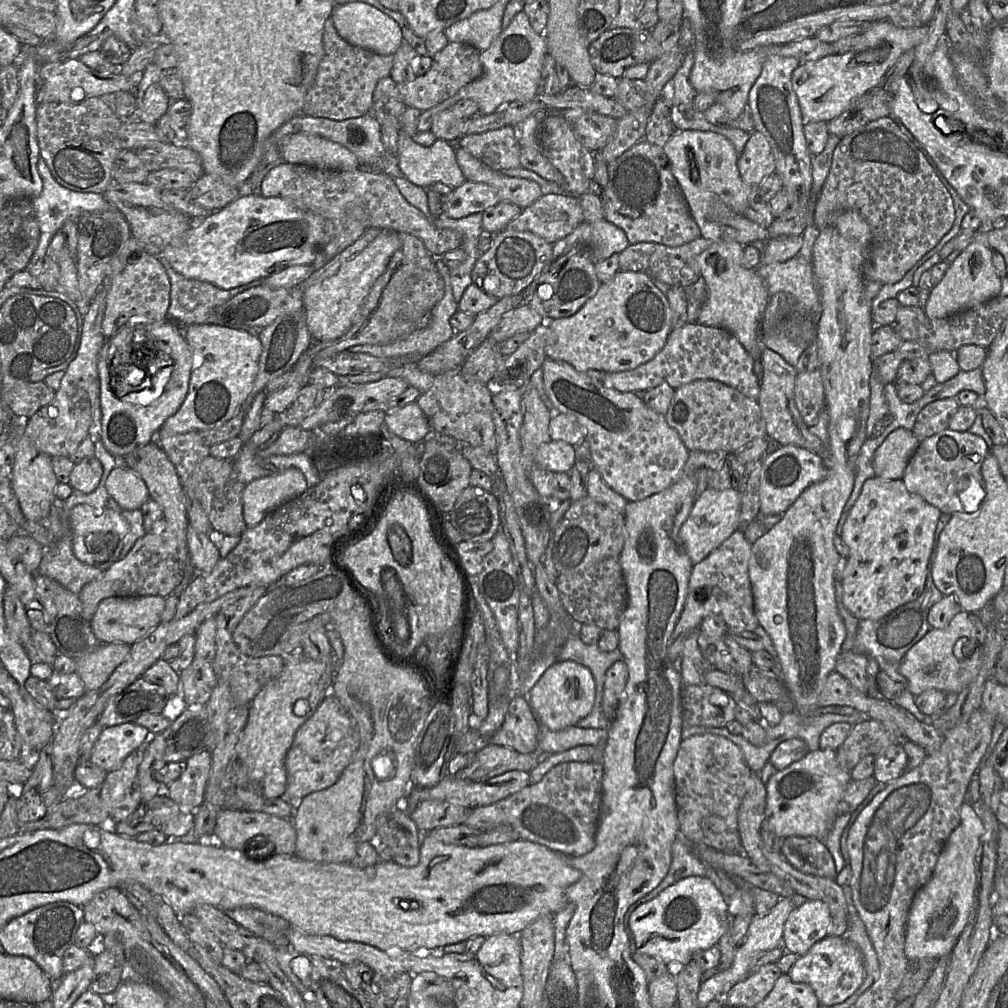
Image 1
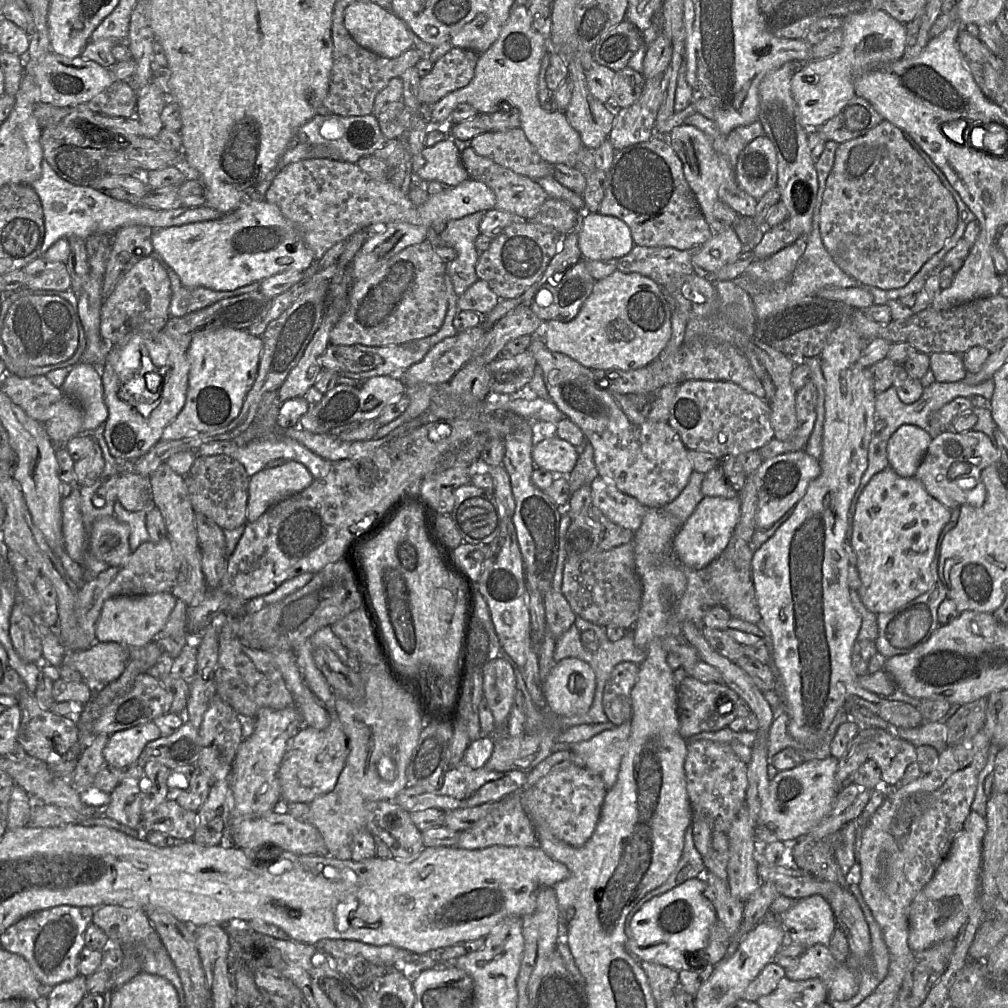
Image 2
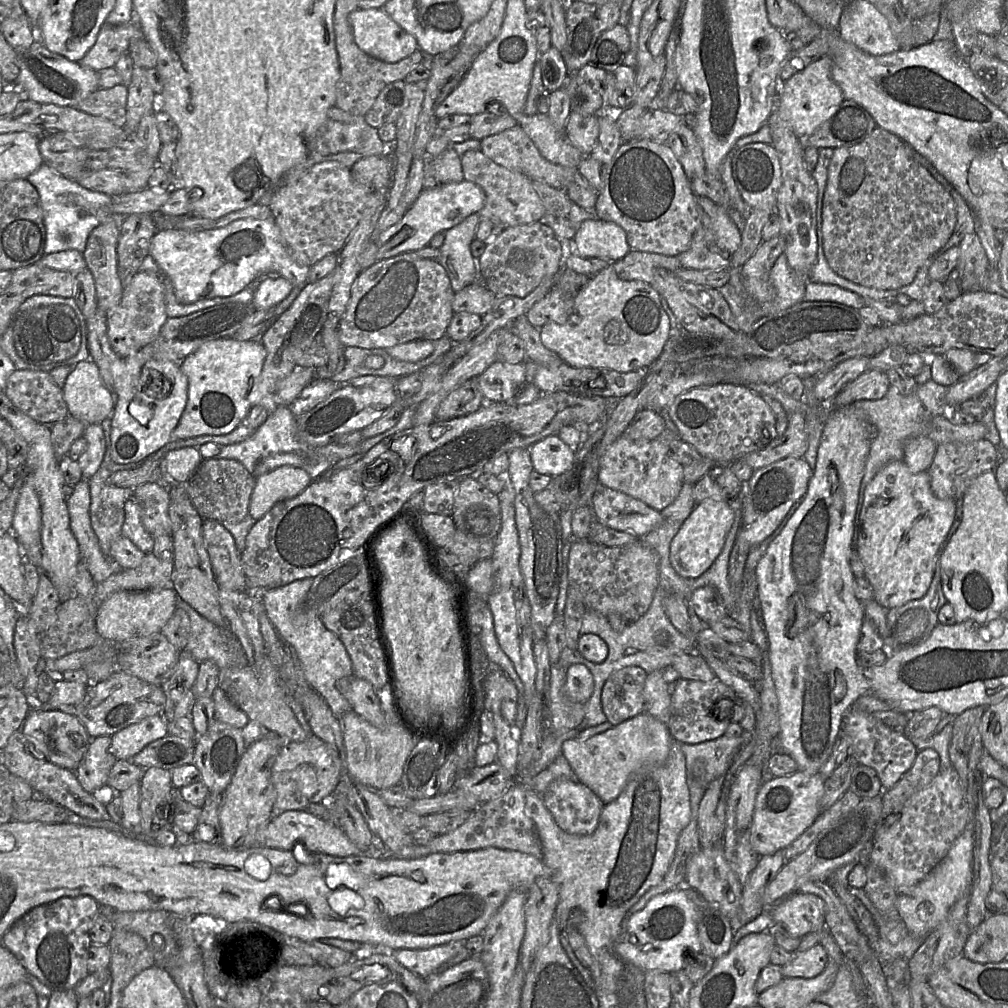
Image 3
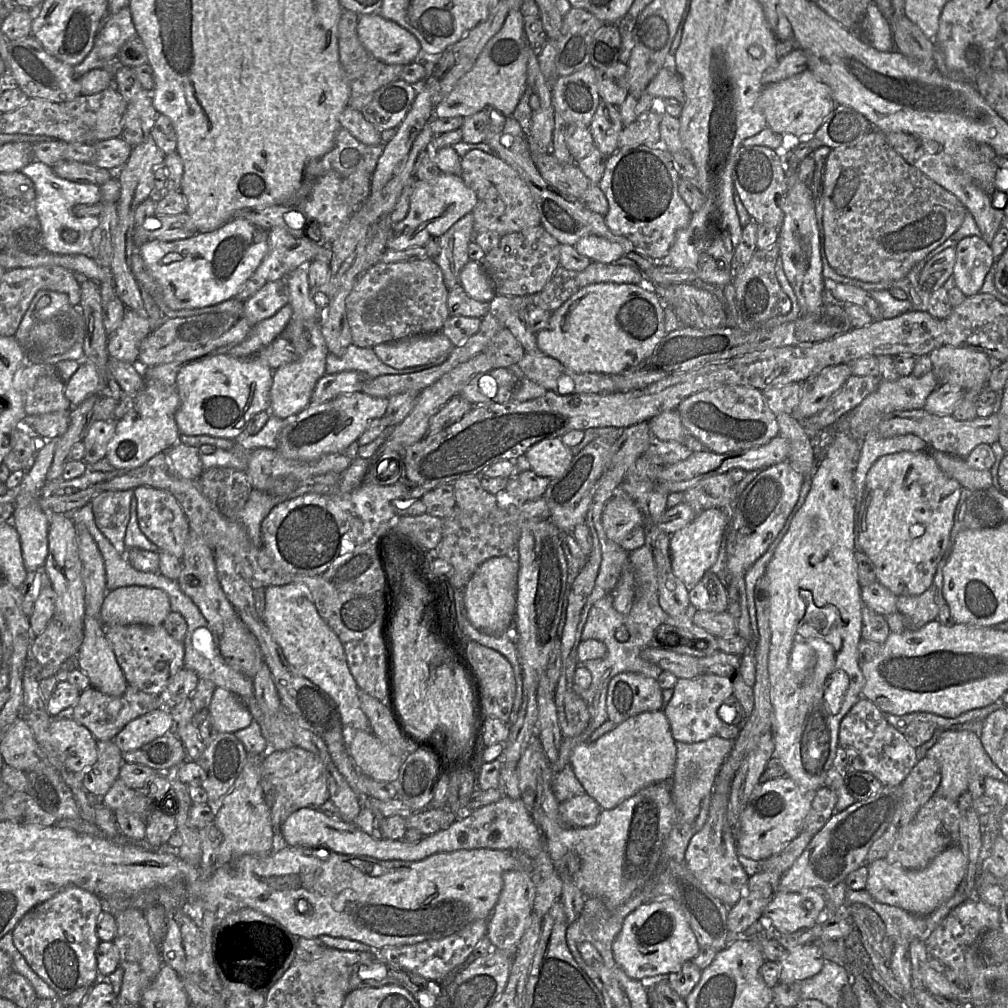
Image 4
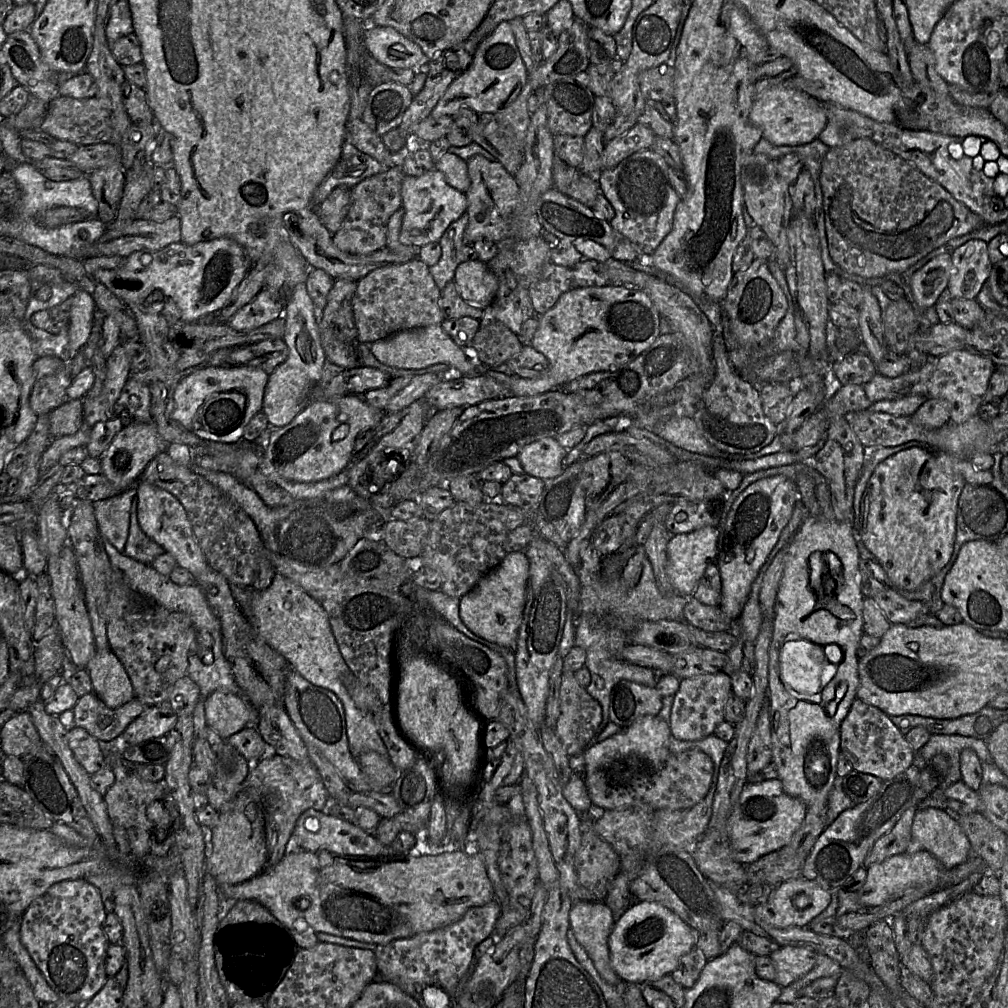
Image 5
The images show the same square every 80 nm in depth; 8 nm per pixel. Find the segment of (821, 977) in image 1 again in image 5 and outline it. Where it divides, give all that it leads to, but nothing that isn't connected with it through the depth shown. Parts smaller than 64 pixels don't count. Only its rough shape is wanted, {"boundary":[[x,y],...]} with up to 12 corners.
{"boundary":[[780,947],[769,957],[783,988],[814,967],[817,953]]}

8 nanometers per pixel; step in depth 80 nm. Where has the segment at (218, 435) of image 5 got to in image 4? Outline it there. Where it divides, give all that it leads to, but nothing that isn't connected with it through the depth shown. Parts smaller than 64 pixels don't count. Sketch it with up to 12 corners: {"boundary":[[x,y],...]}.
{"boundary":[[215,353],[176,379],[182,436],[235,441],[270,410],[264,358]]}

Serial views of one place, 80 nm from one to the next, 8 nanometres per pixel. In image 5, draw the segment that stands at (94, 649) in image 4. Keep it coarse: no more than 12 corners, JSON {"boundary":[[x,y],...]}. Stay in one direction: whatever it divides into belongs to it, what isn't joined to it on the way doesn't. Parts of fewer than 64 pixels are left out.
{"boundary":[[111,650],[85,667],[93,693],[109,708],[134,699],[131,681]]}

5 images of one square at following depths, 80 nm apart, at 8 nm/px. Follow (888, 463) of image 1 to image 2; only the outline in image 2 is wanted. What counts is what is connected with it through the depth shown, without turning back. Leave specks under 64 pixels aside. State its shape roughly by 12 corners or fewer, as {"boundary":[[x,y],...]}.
{"boundary":[[900,426],[888,441],[889,467],[914,477],[932,438]]}

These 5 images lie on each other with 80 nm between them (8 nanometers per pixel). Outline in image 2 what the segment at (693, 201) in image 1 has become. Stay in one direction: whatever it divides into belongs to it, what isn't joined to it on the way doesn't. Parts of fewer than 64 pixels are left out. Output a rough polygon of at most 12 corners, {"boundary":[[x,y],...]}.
{"boundary":[[693,126],[674,128],[667,141],[711,227],[723,184],[735,169]]}

